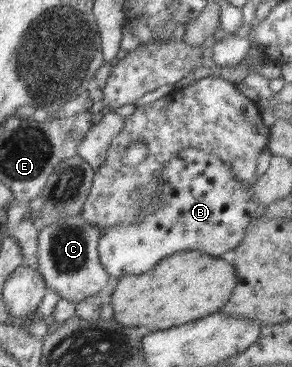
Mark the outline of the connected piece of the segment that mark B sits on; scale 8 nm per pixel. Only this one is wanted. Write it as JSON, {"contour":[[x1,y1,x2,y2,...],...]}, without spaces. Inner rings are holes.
{"contour":[[184,148,166,162,158,176,162,208,135,220,132,225,108,227,98,245,100,262,110,277,144,274,171,254,201,251,216,257,229,257,243,241,250,216,259,213,252,188,238,182,220,158,194,148]]}

